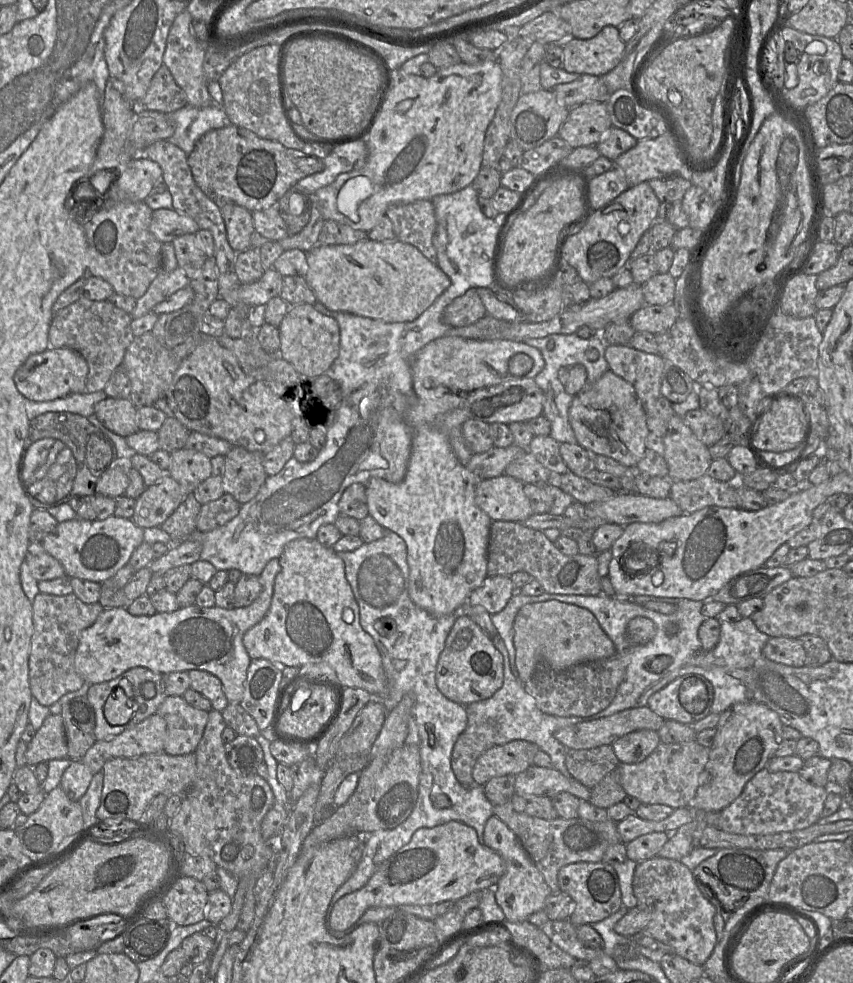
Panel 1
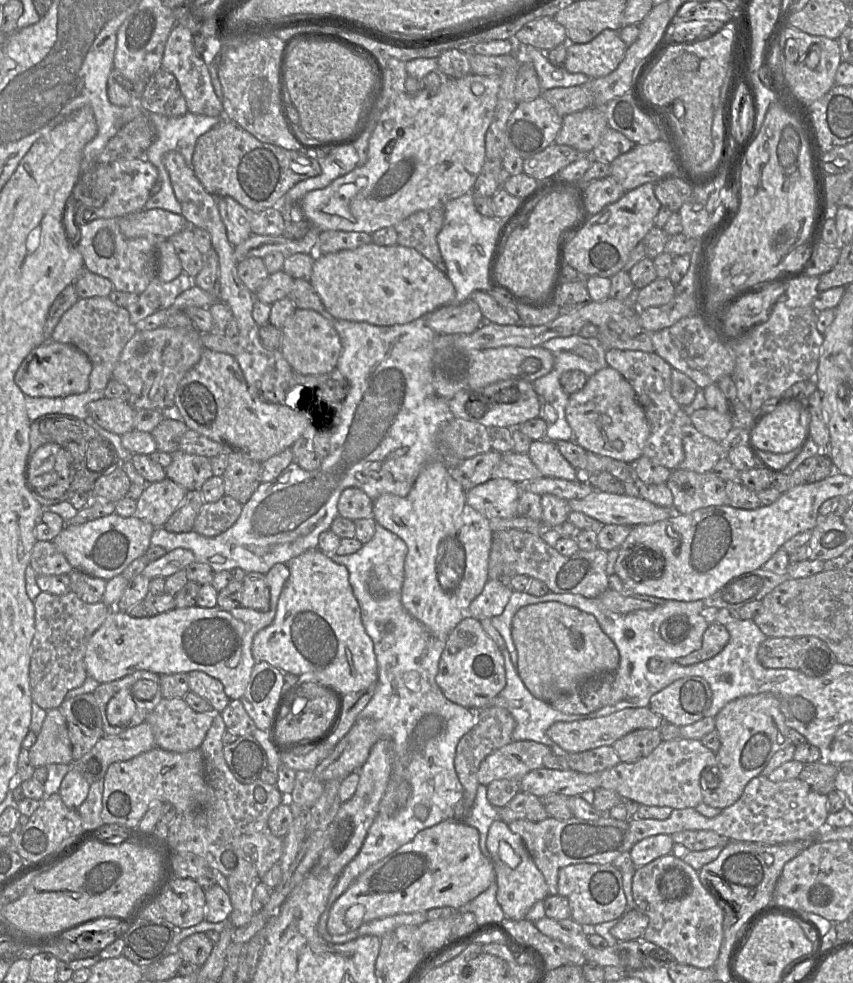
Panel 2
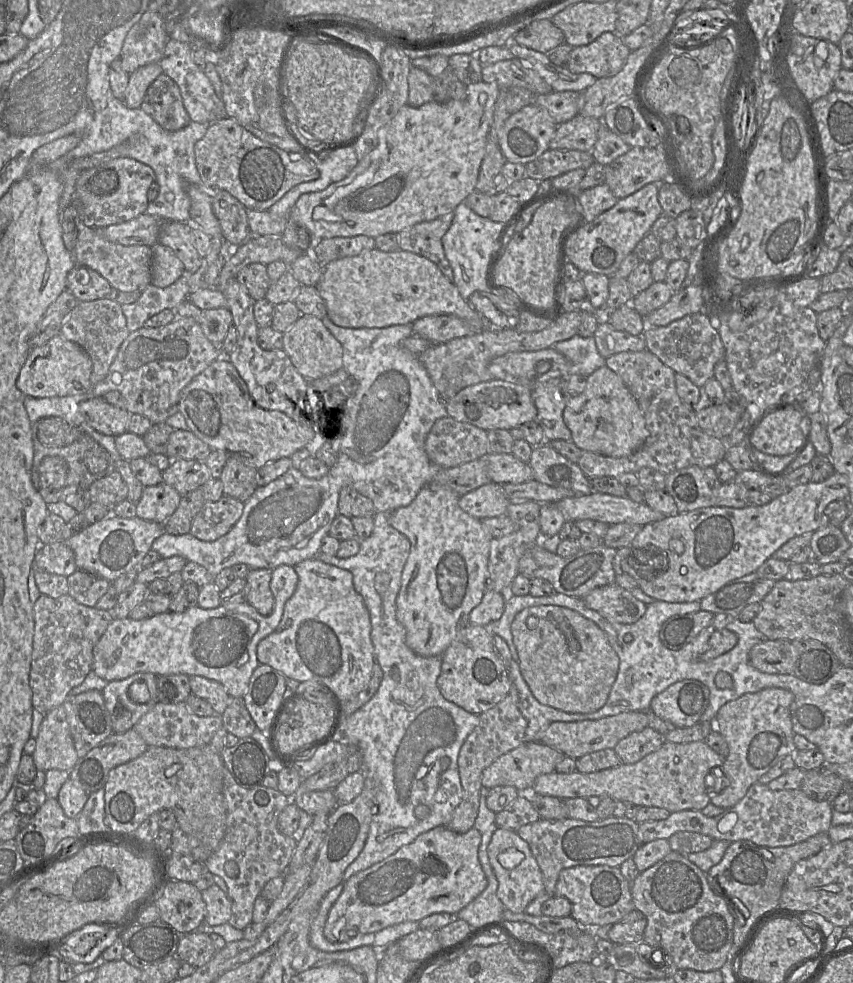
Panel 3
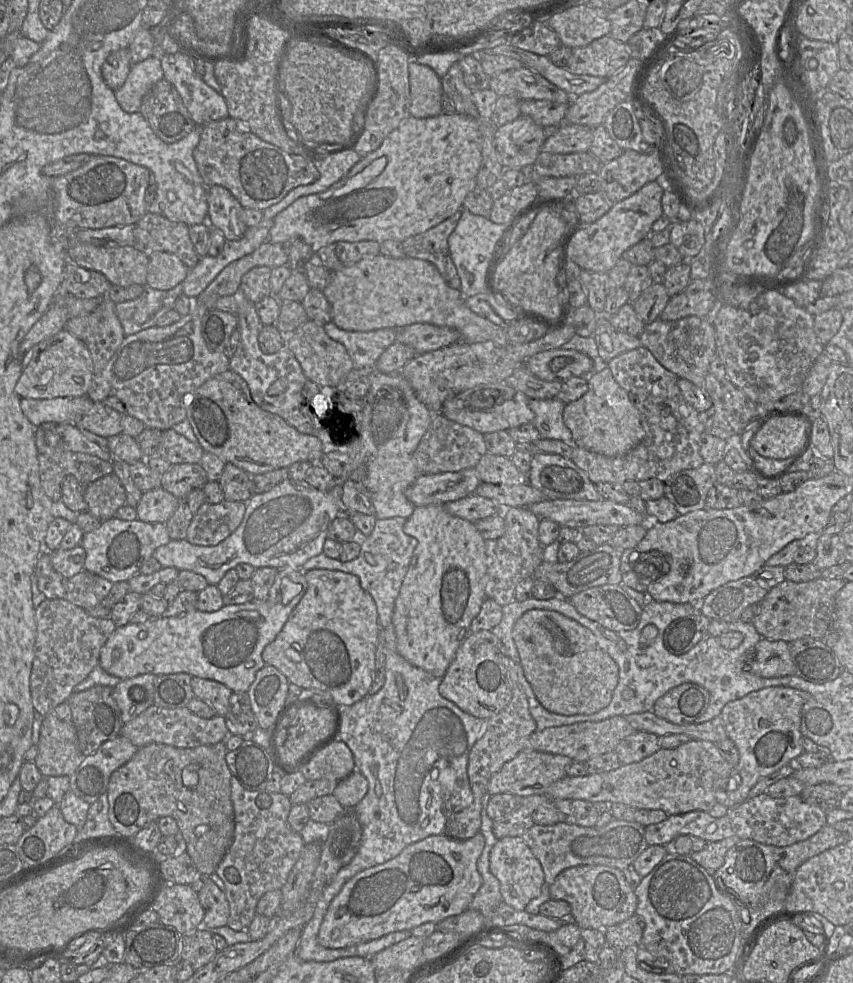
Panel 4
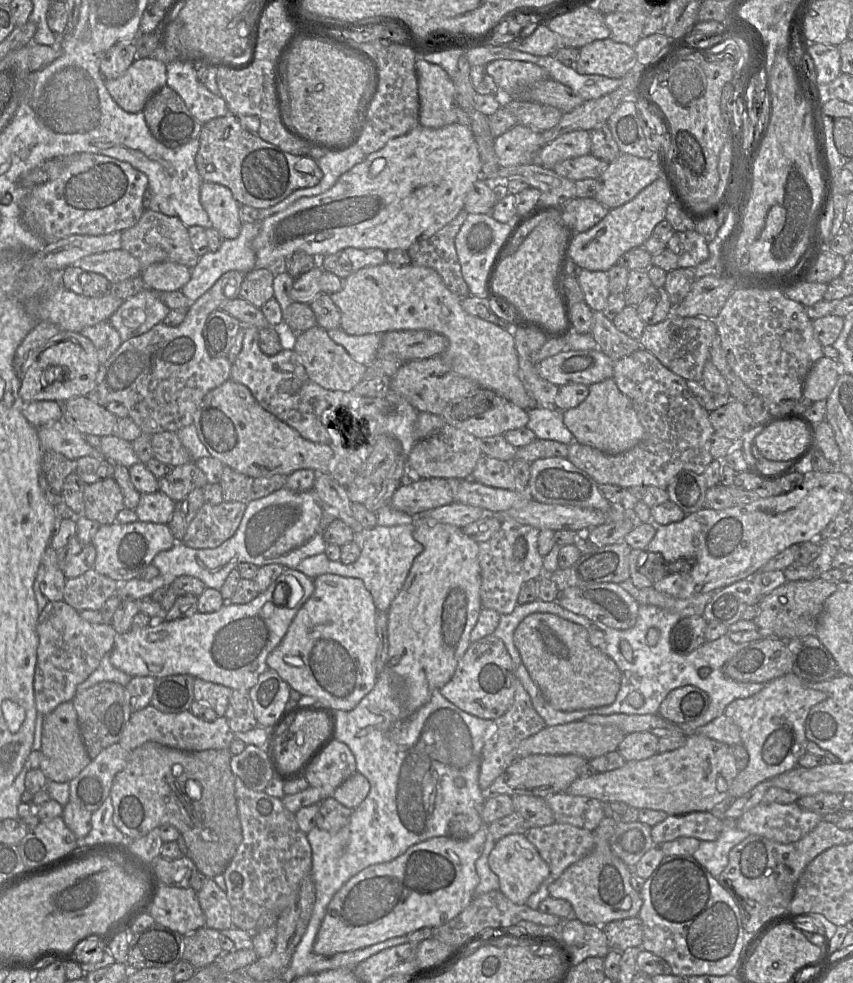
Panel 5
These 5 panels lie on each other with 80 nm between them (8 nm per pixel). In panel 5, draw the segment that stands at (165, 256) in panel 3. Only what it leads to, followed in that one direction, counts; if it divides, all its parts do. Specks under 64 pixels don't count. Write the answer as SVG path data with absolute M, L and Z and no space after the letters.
M158 262L143 269L141 277L145 287L156 292L176 291L190 280L191 268L174 262Z

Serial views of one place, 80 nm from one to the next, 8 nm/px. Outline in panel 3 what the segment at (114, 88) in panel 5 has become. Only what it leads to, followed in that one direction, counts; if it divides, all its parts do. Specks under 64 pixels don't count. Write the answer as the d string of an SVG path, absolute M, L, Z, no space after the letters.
M160 61L141 66L130 73L122 103L131 109L141 108L148 87L161 73Z

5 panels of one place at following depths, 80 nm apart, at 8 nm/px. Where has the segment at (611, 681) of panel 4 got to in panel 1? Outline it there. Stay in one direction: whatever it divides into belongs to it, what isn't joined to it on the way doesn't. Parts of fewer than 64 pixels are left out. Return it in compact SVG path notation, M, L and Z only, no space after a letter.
M557 600L522 606L513 623L513 644L518 679L523 684L539 664L564 671L578 664L608 659L616 653L614 643L589 610Z

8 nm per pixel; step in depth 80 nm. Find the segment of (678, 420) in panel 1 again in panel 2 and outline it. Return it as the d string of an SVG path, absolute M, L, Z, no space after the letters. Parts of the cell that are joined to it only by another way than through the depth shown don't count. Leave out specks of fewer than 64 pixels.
M693 425L682 428L682 443L685 458L678 467L680 469L706 473L725 456L718 442L701 434Z

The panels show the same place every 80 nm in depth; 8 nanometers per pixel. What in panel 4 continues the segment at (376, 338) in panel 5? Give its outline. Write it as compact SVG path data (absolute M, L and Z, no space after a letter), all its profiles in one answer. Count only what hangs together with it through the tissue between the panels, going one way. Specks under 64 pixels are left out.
M330 321L323 325L327 335L344 345L353 368L375 366L380 355L396 341L398 329L382 328L373 331L347 331Z

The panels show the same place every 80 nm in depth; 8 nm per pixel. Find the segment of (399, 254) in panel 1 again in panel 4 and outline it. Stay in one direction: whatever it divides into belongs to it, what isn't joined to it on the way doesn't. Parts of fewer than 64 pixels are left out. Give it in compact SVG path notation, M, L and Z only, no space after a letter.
M382 254L336 271L330 271L328 285L322 291L332 308L332 321L347 331L373 331L403 328L428 323L458 330L461 341L491 341L498 346L508 343L507 327L502 327L473 312L460 290L451 288L430 262L404 257L394 259Z

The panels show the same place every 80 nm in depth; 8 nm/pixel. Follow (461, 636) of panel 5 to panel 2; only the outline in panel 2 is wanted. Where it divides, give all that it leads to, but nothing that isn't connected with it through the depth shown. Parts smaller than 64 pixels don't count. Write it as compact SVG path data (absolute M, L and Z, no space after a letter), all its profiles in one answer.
M432 462L423 467L407 496L382 494L373 501L372 518L375 522L396 534L407 545L401 603L413 618L437 638L447 638L454 627L468 616L469 604L488 581L493 532L489 519L467 504L466 493L452 477L450 467L443 462Z

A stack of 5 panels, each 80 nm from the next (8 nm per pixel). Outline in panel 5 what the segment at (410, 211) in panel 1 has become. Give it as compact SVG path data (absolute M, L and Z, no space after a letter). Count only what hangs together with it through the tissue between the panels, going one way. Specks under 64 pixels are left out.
M462 210L450 223L430 237L416 241L408 250L411 264L434 269L445 286L455 295L470 295L463 279L461 265L455 248L455 237L468 213Z

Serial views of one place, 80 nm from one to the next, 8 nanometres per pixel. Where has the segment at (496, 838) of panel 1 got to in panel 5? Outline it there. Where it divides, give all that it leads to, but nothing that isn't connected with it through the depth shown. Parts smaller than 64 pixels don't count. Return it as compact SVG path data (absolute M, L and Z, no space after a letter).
M510 834L497 841L488 856L490 870L498 877L499 891L515 904L523 905L543 881L550 876L550 869L535 846L525 834Z

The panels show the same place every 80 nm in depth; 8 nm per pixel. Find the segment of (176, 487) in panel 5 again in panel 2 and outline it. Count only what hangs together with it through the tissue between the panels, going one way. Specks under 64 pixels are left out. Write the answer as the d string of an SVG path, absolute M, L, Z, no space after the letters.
M179 450L172 454L172 462L165 469L166 478L182 486L186 491L200 490L213 476L210 459Z

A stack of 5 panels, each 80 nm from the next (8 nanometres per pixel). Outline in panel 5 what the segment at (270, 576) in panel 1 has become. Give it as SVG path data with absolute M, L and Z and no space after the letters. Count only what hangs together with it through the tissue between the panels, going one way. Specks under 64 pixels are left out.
M286 568L264 592L259 593L249 603L225 602L216 612L196 612L192 616L174 621L158 620L141 629L130 629L120 635L117 633L114 646L109 653L110 662L131 677L151 676L158 679L172 675L191 675L232 690L249 691L257 683L259 676L269 669L267 657L281 643L299 609L313 592L313 579L296 568Z

